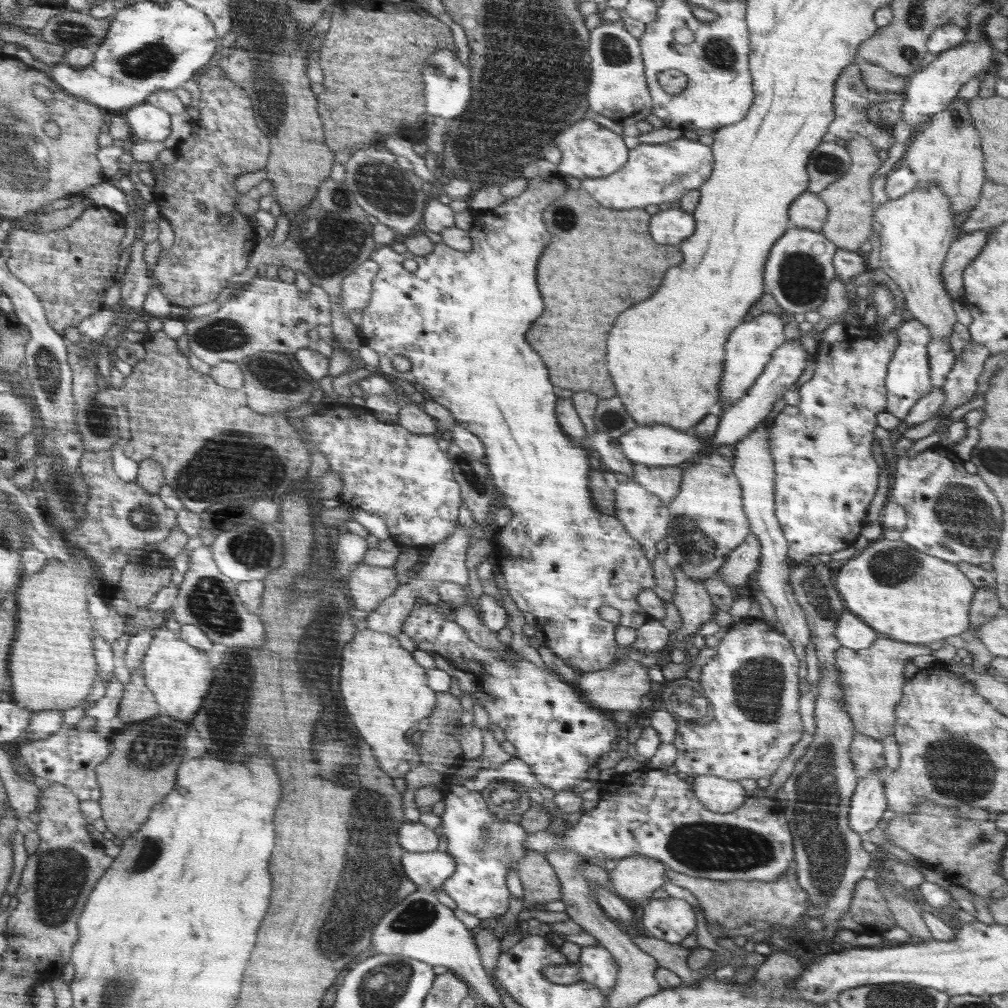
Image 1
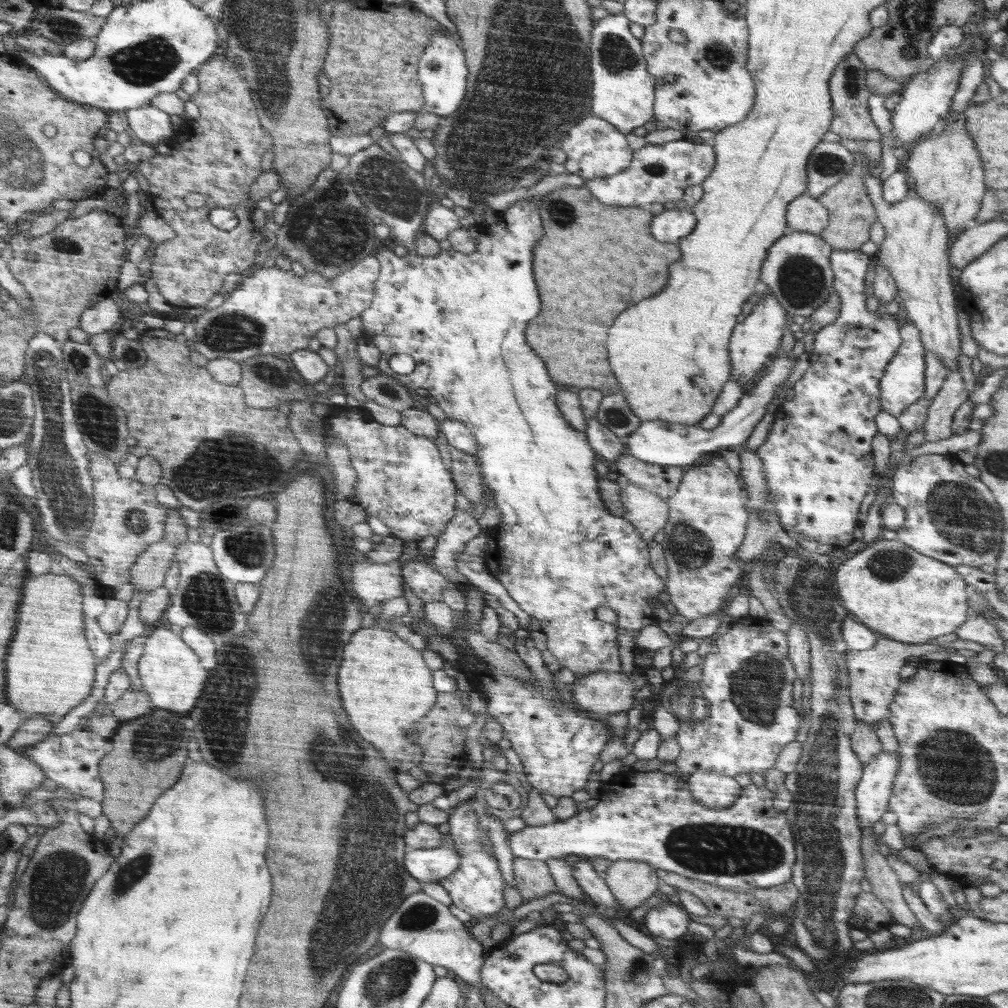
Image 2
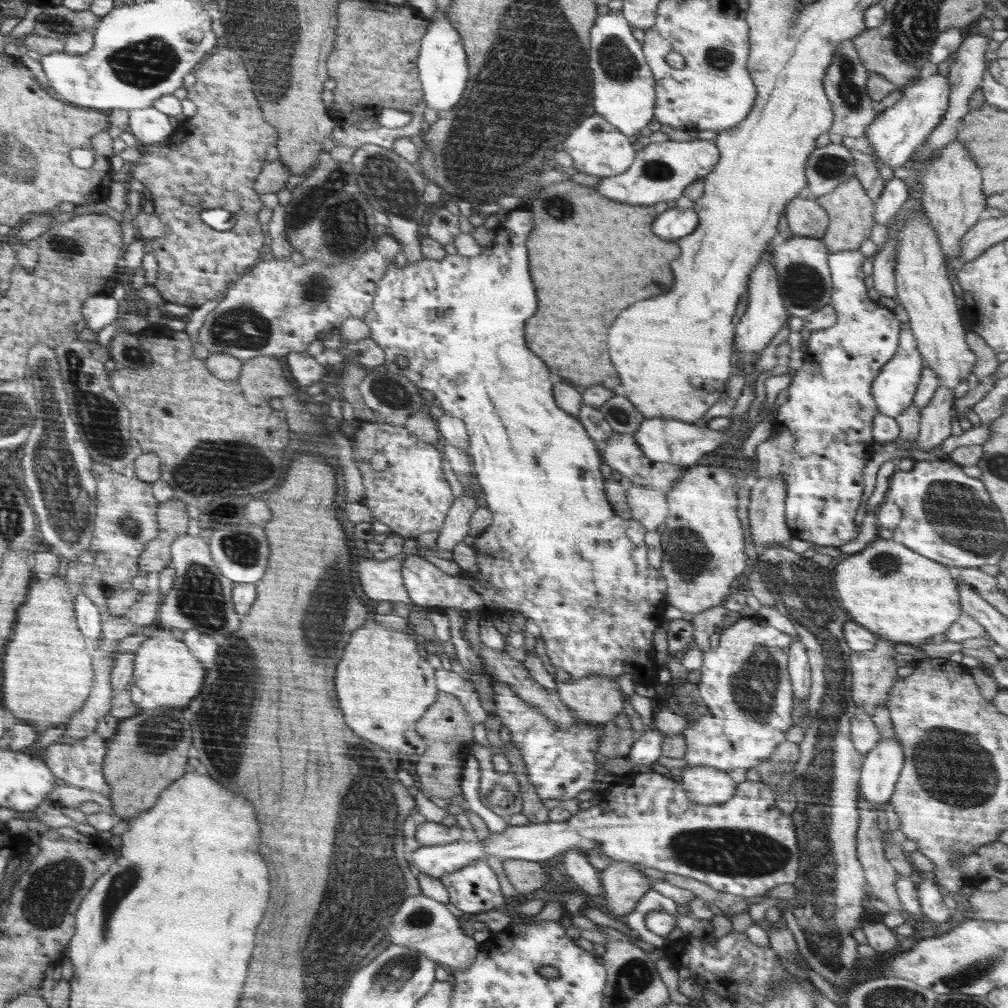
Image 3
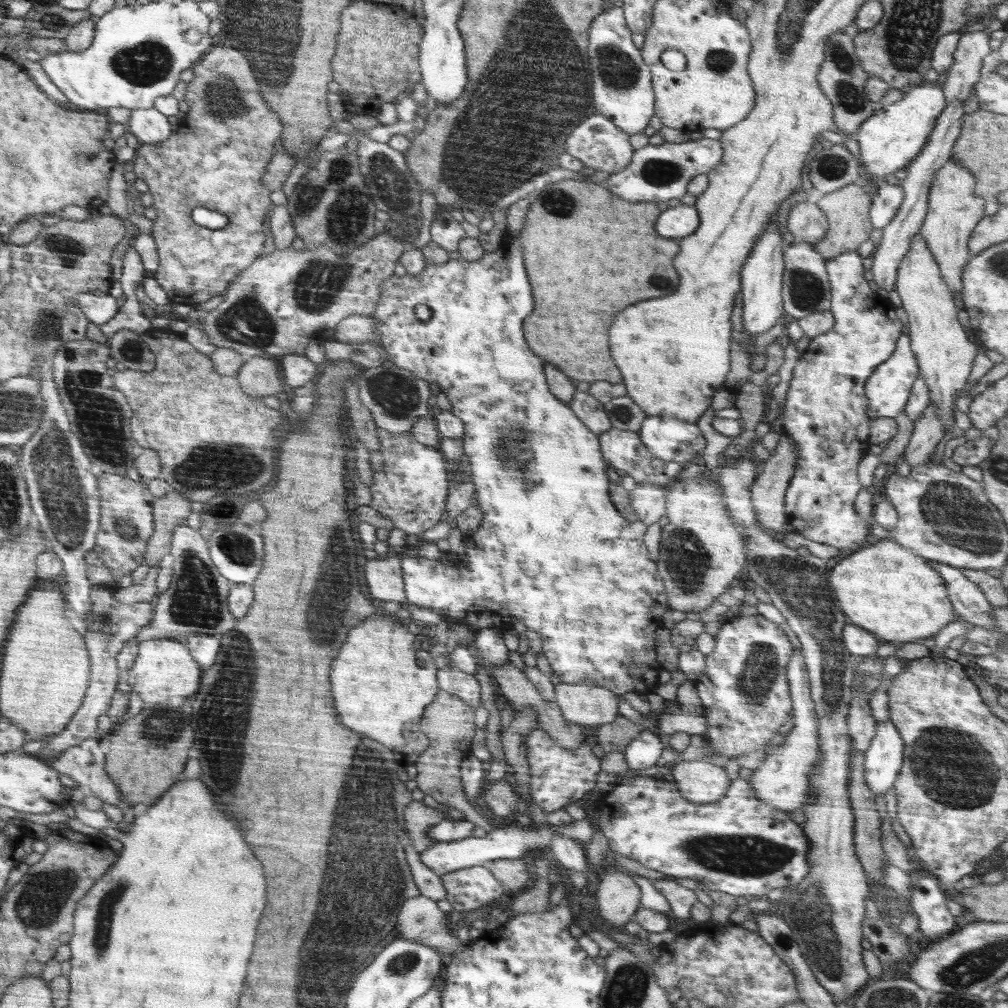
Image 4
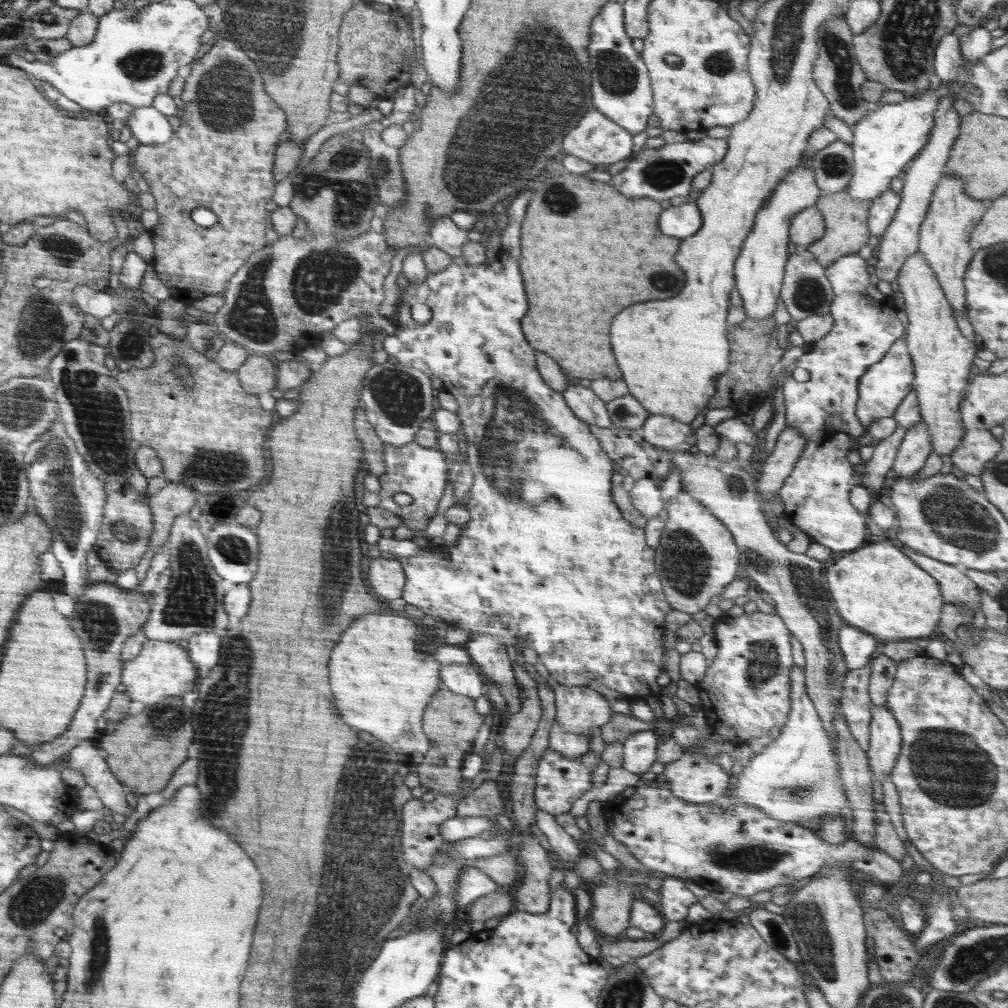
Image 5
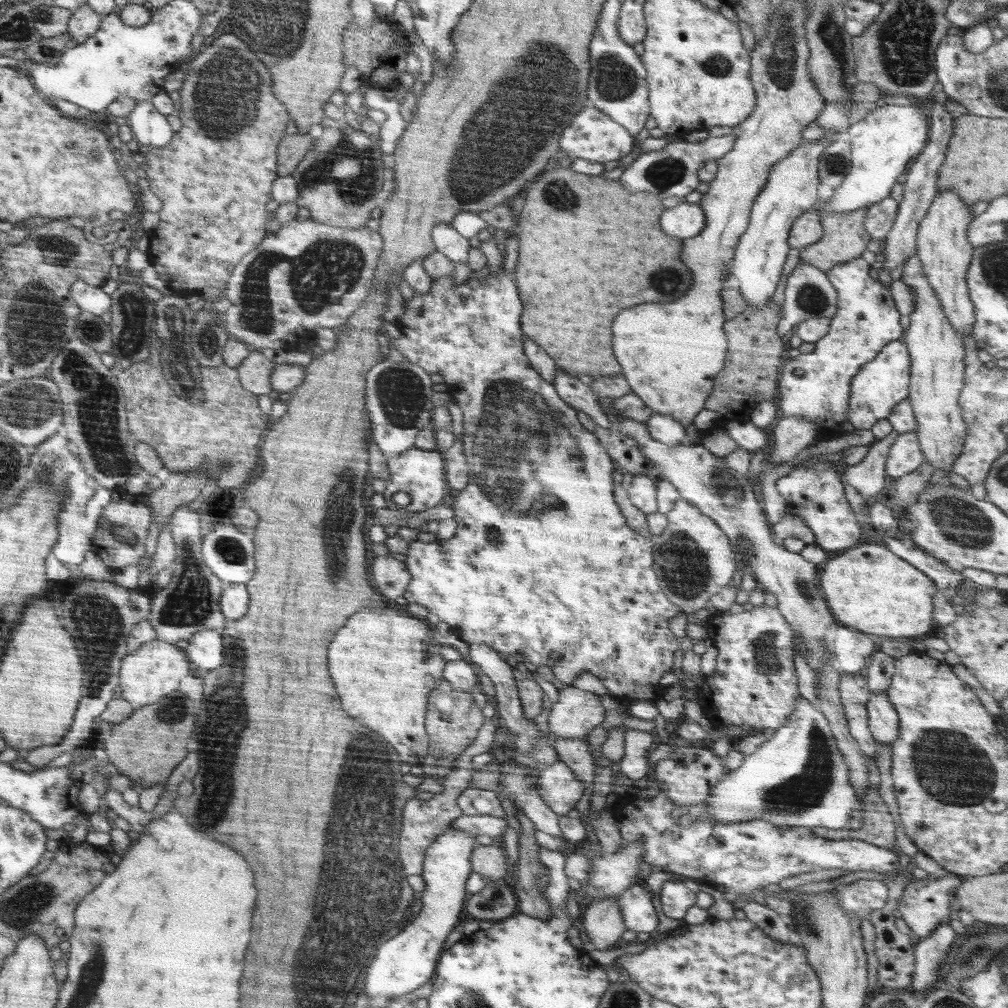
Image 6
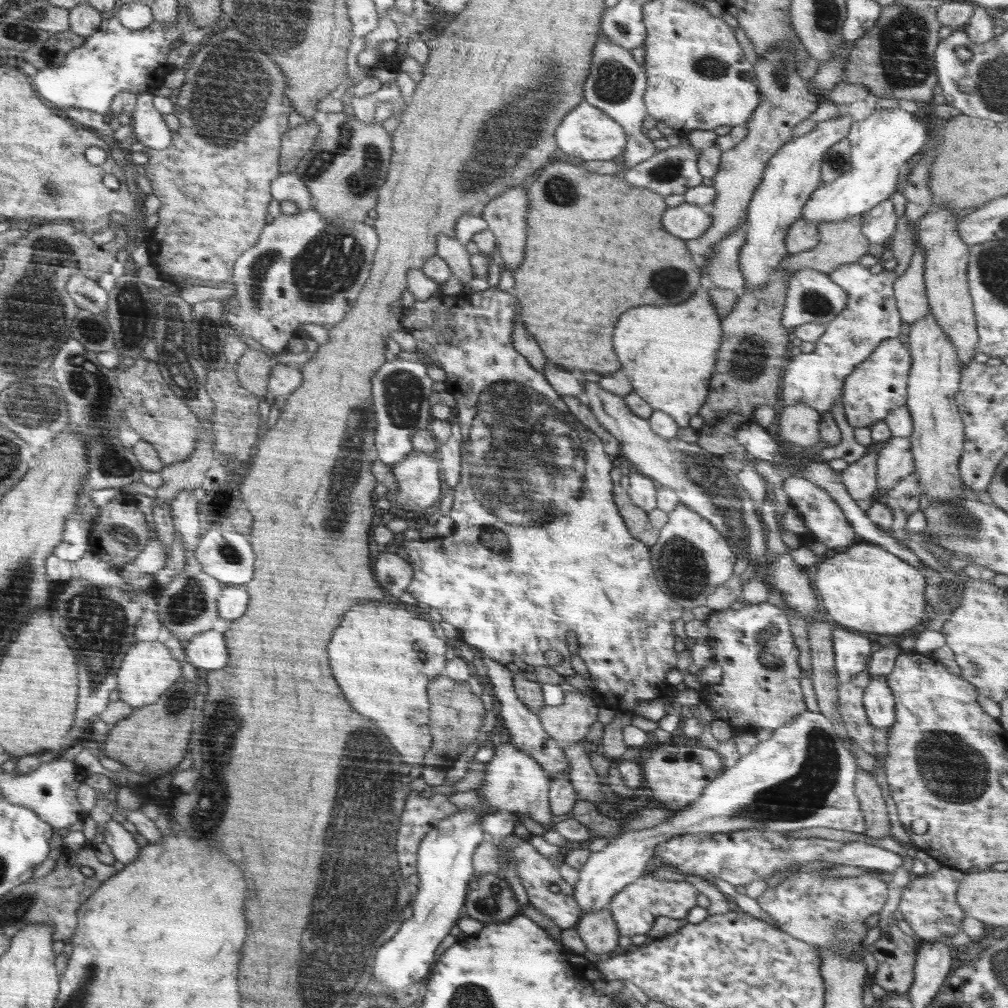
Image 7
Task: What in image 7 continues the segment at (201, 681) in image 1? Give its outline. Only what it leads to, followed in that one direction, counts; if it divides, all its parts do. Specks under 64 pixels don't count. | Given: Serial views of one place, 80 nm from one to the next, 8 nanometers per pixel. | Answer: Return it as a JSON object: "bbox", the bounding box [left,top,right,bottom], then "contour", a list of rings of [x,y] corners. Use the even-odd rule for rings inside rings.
{"bbox":[118,641,182,709],"contour":[[[158,641],[136,642],[128,649],[123,658],[122,668],[118,670],[118,688],[120,702],[126,702],[128,706],[140,709],[143,706],[155,705],[182,676],[180,661],[168,650],[164,643]]]}

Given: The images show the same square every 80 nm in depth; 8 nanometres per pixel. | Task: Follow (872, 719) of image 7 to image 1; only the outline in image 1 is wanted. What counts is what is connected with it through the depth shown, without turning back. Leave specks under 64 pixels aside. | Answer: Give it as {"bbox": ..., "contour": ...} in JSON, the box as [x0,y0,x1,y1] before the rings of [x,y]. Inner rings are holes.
{"bbox":[848,768,888,835],"contour":[[[882,768],[869,772],[869,776],[859,779],[854,794],[851,796],[848,822],[852,831],[858,835],[868,833],[882,819],[882,814],[888,809],[887,798],[882,786]]]}

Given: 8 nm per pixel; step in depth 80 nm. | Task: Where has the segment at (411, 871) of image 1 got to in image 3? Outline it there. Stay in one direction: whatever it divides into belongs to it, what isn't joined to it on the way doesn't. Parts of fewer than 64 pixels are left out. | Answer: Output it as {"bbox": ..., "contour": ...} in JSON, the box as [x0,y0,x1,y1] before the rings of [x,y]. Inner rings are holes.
{"bbox":[411,773,800,897],"contour":[[[649,773],[624,774],[603,786],[599,793],[600,803],[587,810],[578,811],[568,820],[526,826],[508,825],[501,834],[490,834],[484,841],[463,840],[423,846],[411,851],[411,867],[417,874],[422,872],[441,878],[478,859],[486,860],[488,854],[499,859],[522,859],[532,862],[557,860],[561,856],[575,855],[580,850],[589,852],[599,846],[604,854],[615,861],[642,864],[675,875],[694,878],[721,893],[737,897],[760,896],[778,885],[793,884],[799,871],[800,855],[798,837],[791,816],[783,814],[775,804],[773,792],[761,781],[744,781],[736,785],[730,800],[716,805],[701,805],[687,797],[680,780],[672,775]]]}

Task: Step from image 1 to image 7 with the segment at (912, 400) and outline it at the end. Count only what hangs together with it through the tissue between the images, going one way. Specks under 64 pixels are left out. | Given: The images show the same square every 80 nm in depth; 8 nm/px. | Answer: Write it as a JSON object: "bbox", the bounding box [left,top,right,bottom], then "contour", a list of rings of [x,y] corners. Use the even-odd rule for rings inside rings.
{"bbox":[843,337,911,429],"contour":[[[896,337],[883,340],[874,353],[855,366],[843,384],[843,406],[848,424],[856,429],[871,427],[882,421],[891,410],[907,403],[907,382],[911,367],[909,347],[904,339]]]}

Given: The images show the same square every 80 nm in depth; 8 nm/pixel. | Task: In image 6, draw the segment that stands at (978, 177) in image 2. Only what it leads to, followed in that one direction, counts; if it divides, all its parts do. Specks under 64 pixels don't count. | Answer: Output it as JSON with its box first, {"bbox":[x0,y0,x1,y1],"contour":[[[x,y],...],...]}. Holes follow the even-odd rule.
{"bbox":[917,190,975,336],"contour":[[[952,190],[940,191],[917,230],[917,257],[921,260],[926,278],[940,301],[952,328],[961,336],[971,334],[975,308],[965,281],[973,255],[973,246],[967,239],[967,230],[974,219],[969,205]]]}

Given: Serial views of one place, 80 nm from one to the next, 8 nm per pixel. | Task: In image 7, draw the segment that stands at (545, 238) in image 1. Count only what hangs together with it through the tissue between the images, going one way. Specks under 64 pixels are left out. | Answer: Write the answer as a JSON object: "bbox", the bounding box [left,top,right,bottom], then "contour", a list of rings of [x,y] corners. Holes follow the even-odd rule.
{"bbox":[403,286,684,713],"contour":[[[440,286],[440,290],[429,299],[414,301],[412,308],[404,315],[403,330],[412,334],[416,340],[415,353],[422,356],[426,366],[436,364],[446,372],[444,384],[446,384],[447,392],[450,392],[456,399],[455,406],[459,412],[457,421],[465,439],[465,463],[462,465],[461,484],[456,489],[456,496],[450,508],[450,518],[455,522],[455,531],[446,537],[437,536],[428,540],[421,538],[403,541],[403,555],[408,558],[408,563],[412,568],[415,568],[415,581],[408,587],[407,592],[418,603],[436,608],[442,619],[460,632],[461,640],[478,648],[482,654],[490,656],[491,659],[503,665],[512,662],[513,658],[520,658],[530,669],[544,666],[547,665],[544,654],[548,650],[557,650],[562,654],[563,659],[560,664],[551,667],[558,674],[570,678],[575,675],[575,671],[570,665],[572,656],[566,646],[566,634],[574,632],[578,640],[578,656],[586,663],[588,672],[594,681],[592,688],[594,692],[600,694],[603,706],[615,710],[616,713],[633,712],[633,708],[640,702],[664,698],[671,693],[672,685],[668,684],[665,678],[668,671],[675,668],[677,661],[676,651],[674,651],[677,636],[674,634],[673,622],[682,617],[684,608],[682,604],[678,604],[658,588],[656,576],[650,566],[651,554],[648,554],[650,548],[630,536],[620,516],[613,499],[613,483],[610,479],[613,458],[604,451],[604,442],[586,426],[582,426],[582,423],[570,412],[562,397],[552,388],[547,378],[541,372],[534,370],[530,366],[531,363],[515,350],[512,338],[514,312],[516,312],[516,306],[514,306],[512,291],[502,291],[498,286],[478,292],[466,289],[452,296],[444,294]]]}

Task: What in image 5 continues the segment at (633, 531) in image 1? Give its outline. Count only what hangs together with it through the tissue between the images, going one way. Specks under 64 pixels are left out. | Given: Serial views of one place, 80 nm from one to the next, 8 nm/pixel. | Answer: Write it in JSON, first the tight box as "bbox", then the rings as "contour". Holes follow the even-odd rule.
{"bbox":[629,479,663,520],"contour":[[[652,479],[636,480],[629,495],[636,510],[641,512],[647,520],[658,517],[663,509],[660,484]]]}

